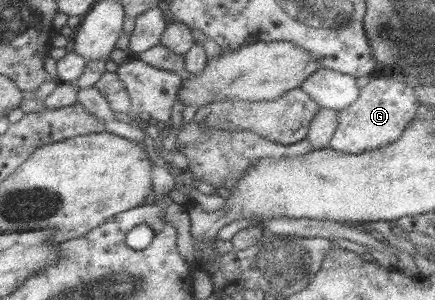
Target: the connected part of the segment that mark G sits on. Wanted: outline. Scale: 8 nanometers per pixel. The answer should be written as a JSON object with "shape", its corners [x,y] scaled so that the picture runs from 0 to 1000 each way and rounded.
{"shape":[[[922,253],[860,257],[825,300],[823,327],[802,353],[775,370],[775,423],[754,490],[793,513],[825,513],[837,500],[862,500],[908,473],[926,430],[952,393],[963,357],[949,277]]]}

